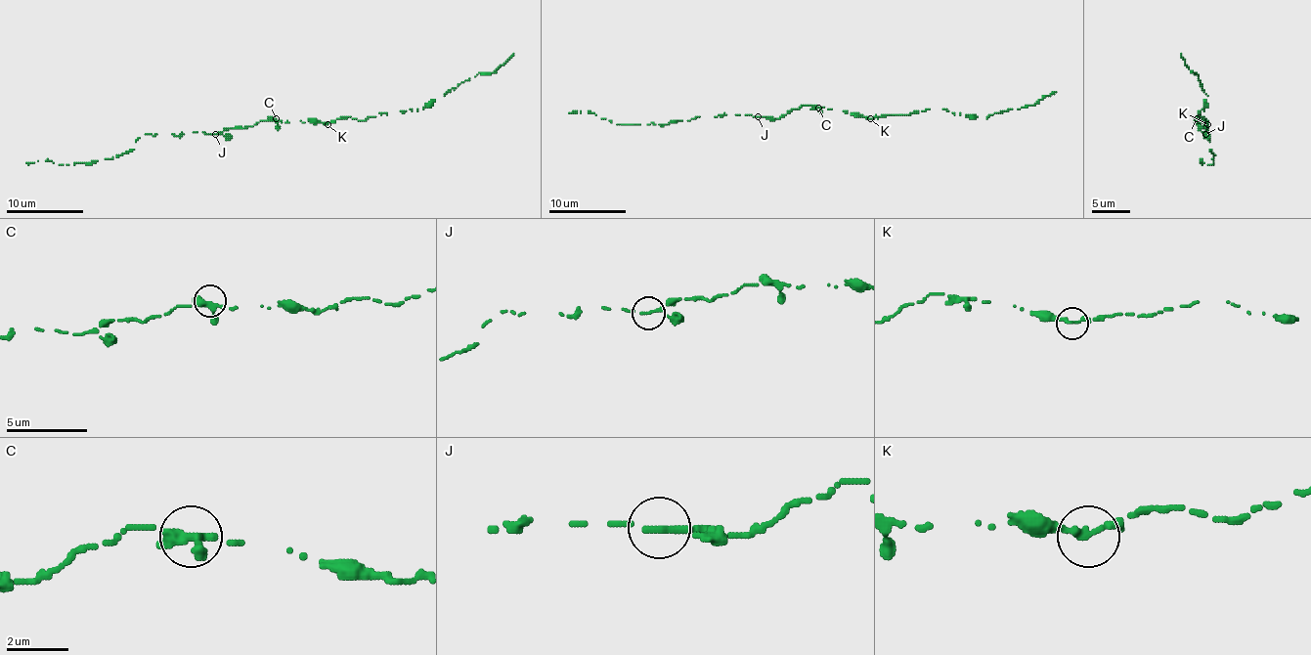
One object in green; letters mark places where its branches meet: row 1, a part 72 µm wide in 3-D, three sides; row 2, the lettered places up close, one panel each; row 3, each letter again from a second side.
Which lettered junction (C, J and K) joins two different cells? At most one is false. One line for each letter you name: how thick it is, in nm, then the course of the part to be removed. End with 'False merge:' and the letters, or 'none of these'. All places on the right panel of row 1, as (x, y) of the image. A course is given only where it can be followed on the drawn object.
False merge: none of these

